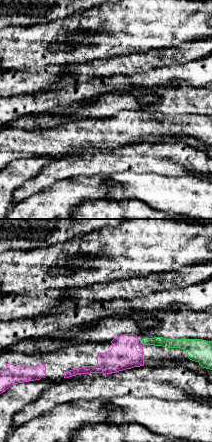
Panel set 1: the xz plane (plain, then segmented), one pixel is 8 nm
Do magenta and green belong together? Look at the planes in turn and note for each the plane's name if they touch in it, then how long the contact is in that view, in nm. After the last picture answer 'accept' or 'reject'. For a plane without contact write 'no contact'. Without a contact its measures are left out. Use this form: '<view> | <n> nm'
xz | 30 nm

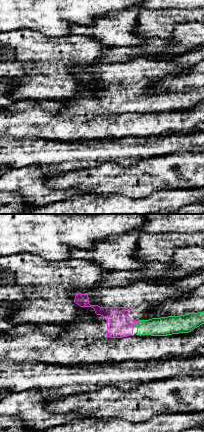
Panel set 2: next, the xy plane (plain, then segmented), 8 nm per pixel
xy | 50 nm

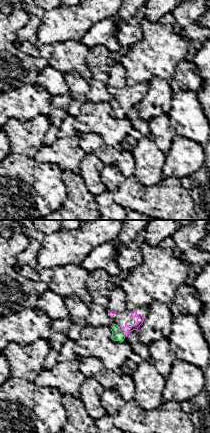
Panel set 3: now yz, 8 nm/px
yz | 110 nm

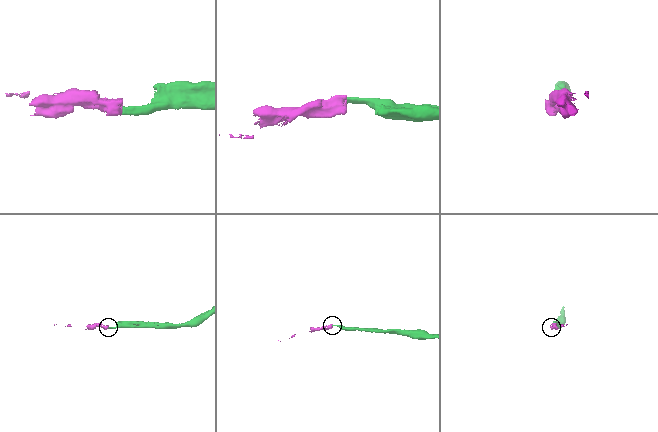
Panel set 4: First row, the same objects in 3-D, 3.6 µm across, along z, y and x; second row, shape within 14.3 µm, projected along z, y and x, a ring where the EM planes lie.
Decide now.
accept

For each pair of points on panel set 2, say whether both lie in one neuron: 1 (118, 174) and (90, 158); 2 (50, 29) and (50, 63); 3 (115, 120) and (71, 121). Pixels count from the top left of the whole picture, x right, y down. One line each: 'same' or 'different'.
1: different
2: different
3: same

